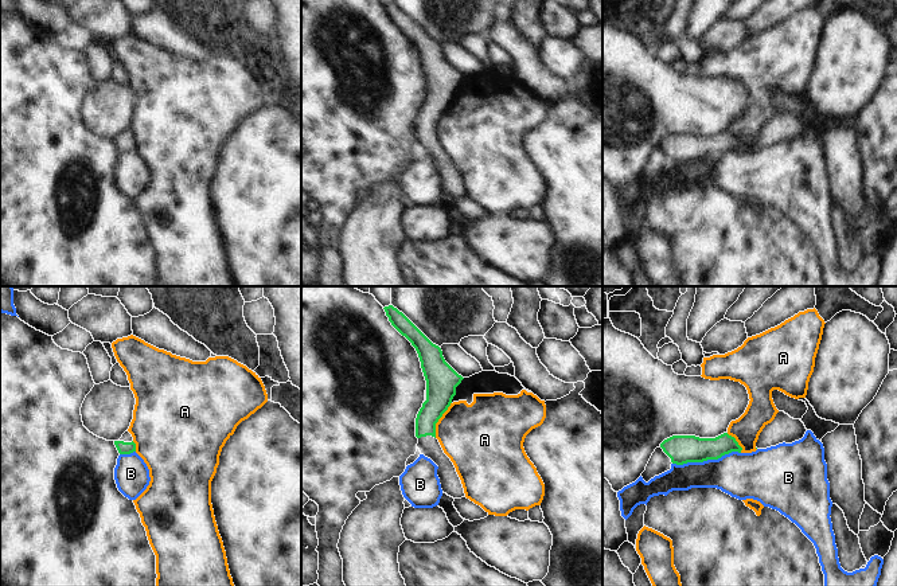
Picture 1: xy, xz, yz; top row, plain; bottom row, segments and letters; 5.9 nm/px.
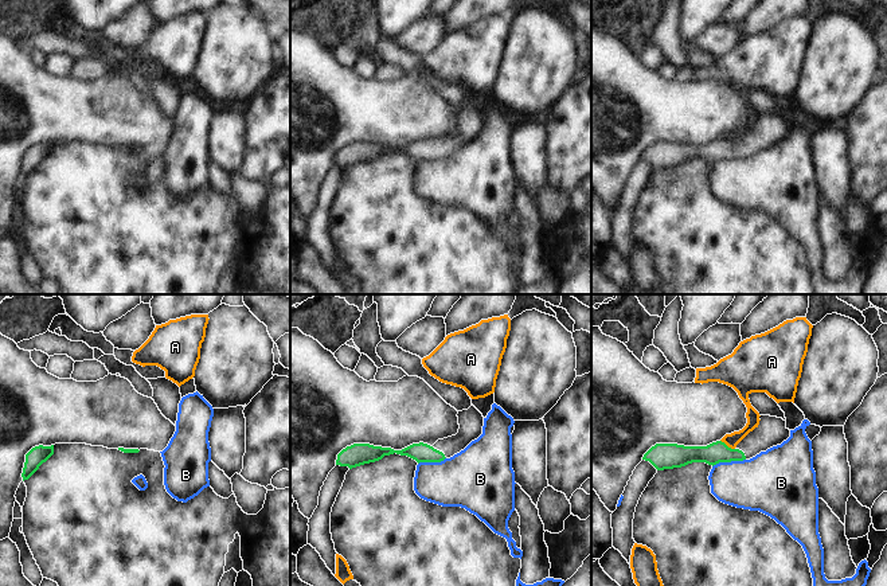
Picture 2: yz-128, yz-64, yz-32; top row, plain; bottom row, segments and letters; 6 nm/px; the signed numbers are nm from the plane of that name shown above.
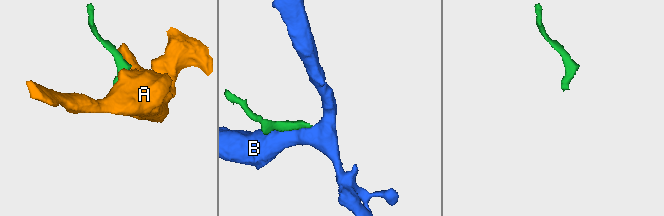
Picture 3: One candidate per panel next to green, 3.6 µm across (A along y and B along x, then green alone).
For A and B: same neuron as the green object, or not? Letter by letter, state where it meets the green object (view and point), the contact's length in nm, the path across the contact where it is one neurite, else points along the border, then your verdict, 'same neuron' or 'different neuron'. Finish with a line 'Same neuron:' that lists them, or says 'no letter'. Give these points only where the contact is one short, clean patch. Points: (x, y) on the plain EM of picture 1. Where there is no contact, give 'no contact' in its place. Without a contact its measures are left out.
A: meets green in xz at (439, 117); contact 240 nm long; border along xz (451, 101), (436, 122), (435, 136); different neuron
B: meets green in yz at (706, 159); contact 420 nm long; different neuron
Same neuron: no letter

